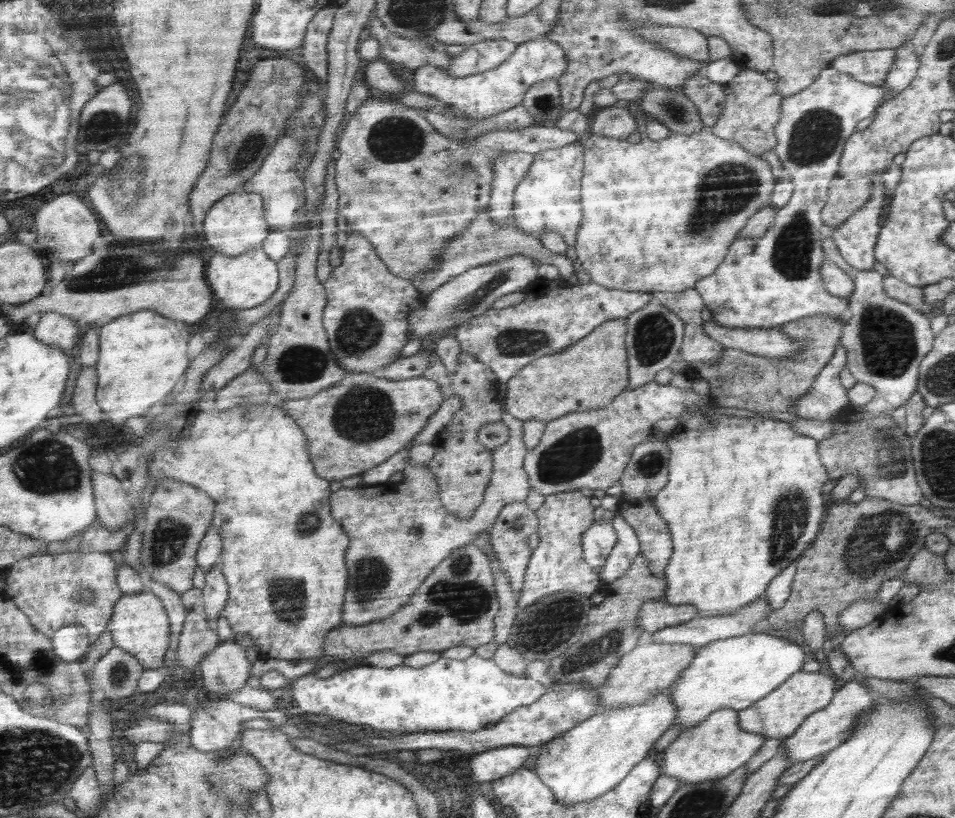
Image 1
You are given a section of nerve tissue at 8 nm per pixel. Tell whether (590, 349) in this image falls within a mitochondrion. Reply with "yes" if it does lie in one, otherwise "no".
no

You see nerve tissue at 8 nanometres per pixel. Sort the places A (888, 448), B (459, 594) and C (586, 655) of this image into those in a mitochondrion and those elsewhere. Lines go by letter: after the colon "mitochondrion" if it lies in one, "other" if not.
A: mitochondrion
B: mitochondrion
C: mitochondrion

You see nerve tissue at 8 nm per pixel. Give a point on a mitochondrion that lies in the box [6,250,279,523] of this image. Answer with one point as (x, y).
(48, 466)

